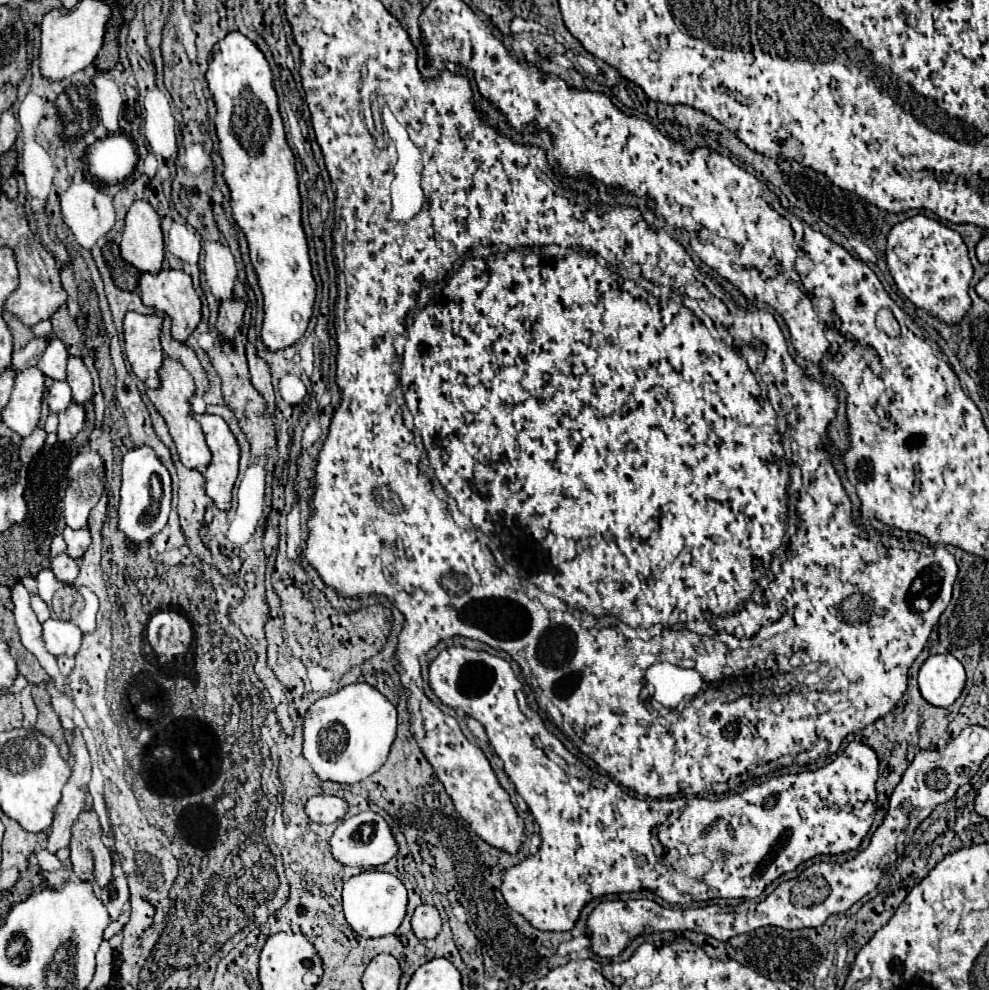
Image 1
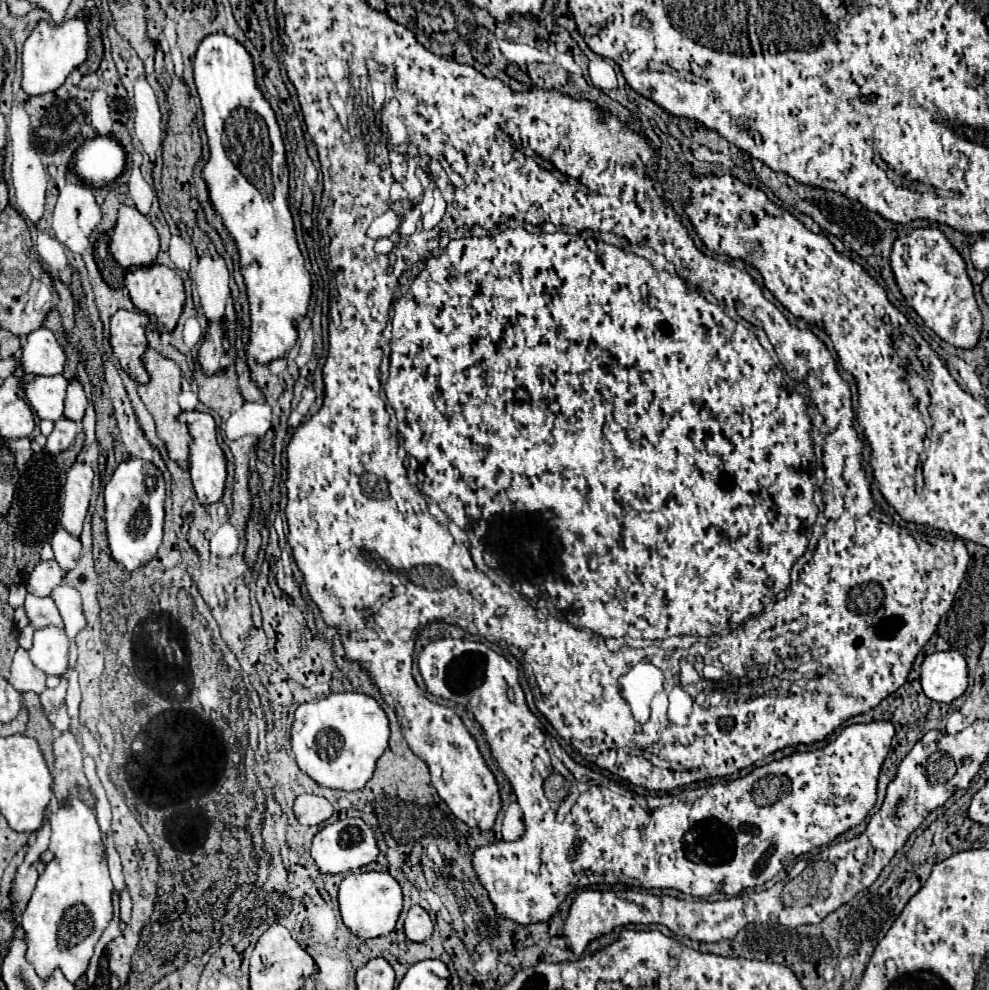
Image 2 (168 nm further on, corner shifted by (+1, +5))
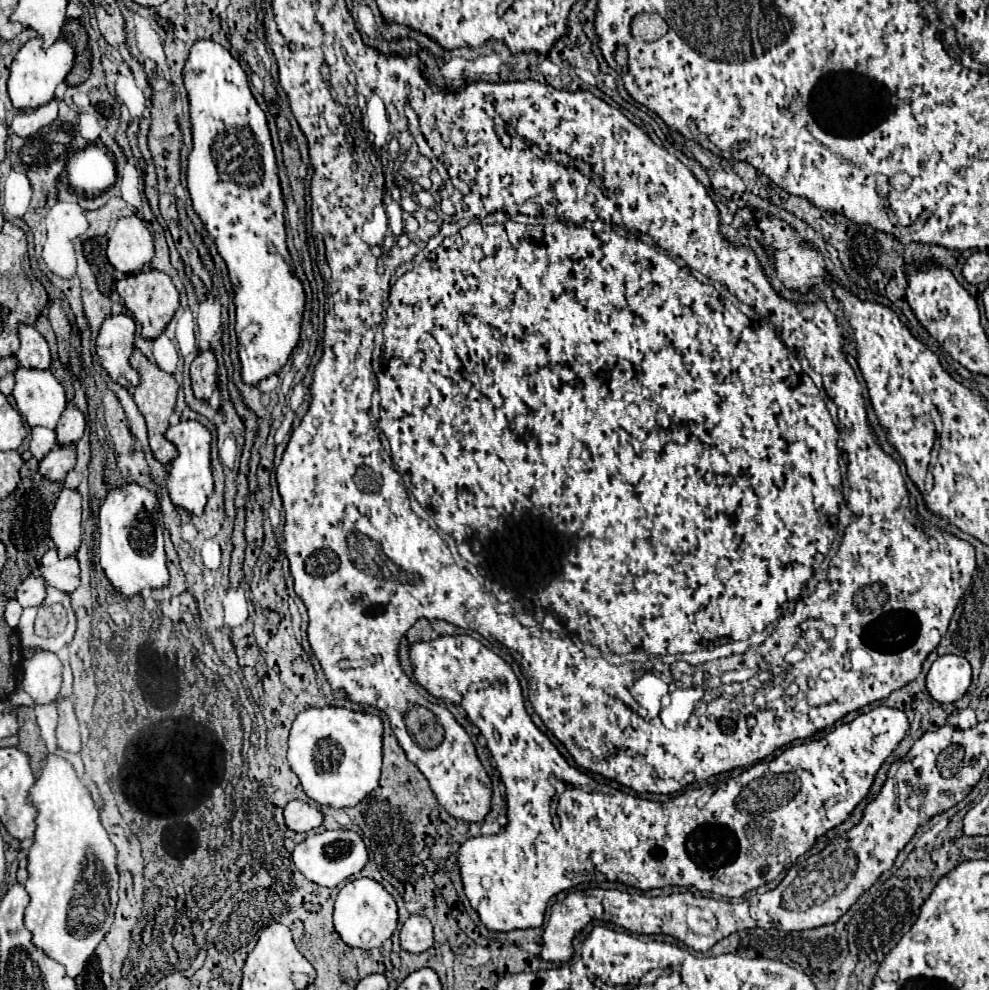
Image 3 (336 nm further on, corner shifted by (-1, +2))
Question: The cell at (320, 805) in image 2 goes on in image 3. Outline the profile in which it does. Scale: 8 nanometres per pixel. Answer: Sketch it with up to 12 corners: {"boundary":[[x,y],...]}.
{"boundary":[[288,802],[284,818],[294,832],[310,832],[324,822],[318,808]]}

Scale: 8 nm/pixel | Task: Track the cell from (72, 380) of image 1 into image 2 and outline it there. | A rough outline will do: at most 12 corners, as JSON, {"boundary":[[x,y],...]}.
{"boundary":[[72,379],[64,401],[64,417],[82,421],[86,395]]}

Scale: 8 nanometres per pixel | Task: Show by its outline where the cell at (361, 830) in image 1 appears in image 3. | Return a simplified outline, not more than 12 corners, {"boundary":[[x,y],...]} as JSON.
{"boundary":[[324,830],[300,842],[296,868],[334,888],[368,864],[354,830]]}

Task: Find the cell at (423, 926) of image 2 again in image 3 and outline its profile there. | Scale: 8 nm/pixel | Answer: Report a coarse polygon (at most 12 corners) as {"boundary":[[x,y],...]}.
{"boundary":[[410,916],[400,930],[408,952],[432,948],[432,924],[426,916]]}

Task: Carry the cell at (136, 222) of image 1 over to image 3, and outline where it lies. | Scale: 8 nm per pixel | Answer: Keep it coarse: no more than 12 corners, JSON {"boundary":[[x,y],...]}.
{"boundary":[[136,214],[120,218],[106,256],[136,274],[154,258],[154,238]]}

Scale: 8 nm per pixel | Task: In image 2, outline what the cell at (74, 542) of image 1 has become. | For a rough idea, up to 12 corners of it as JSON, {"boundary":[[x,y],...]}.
{"boundary":[[64,529],[54,533],[50,545],[54,561],[68,573],[82,551],[80,539]]}

